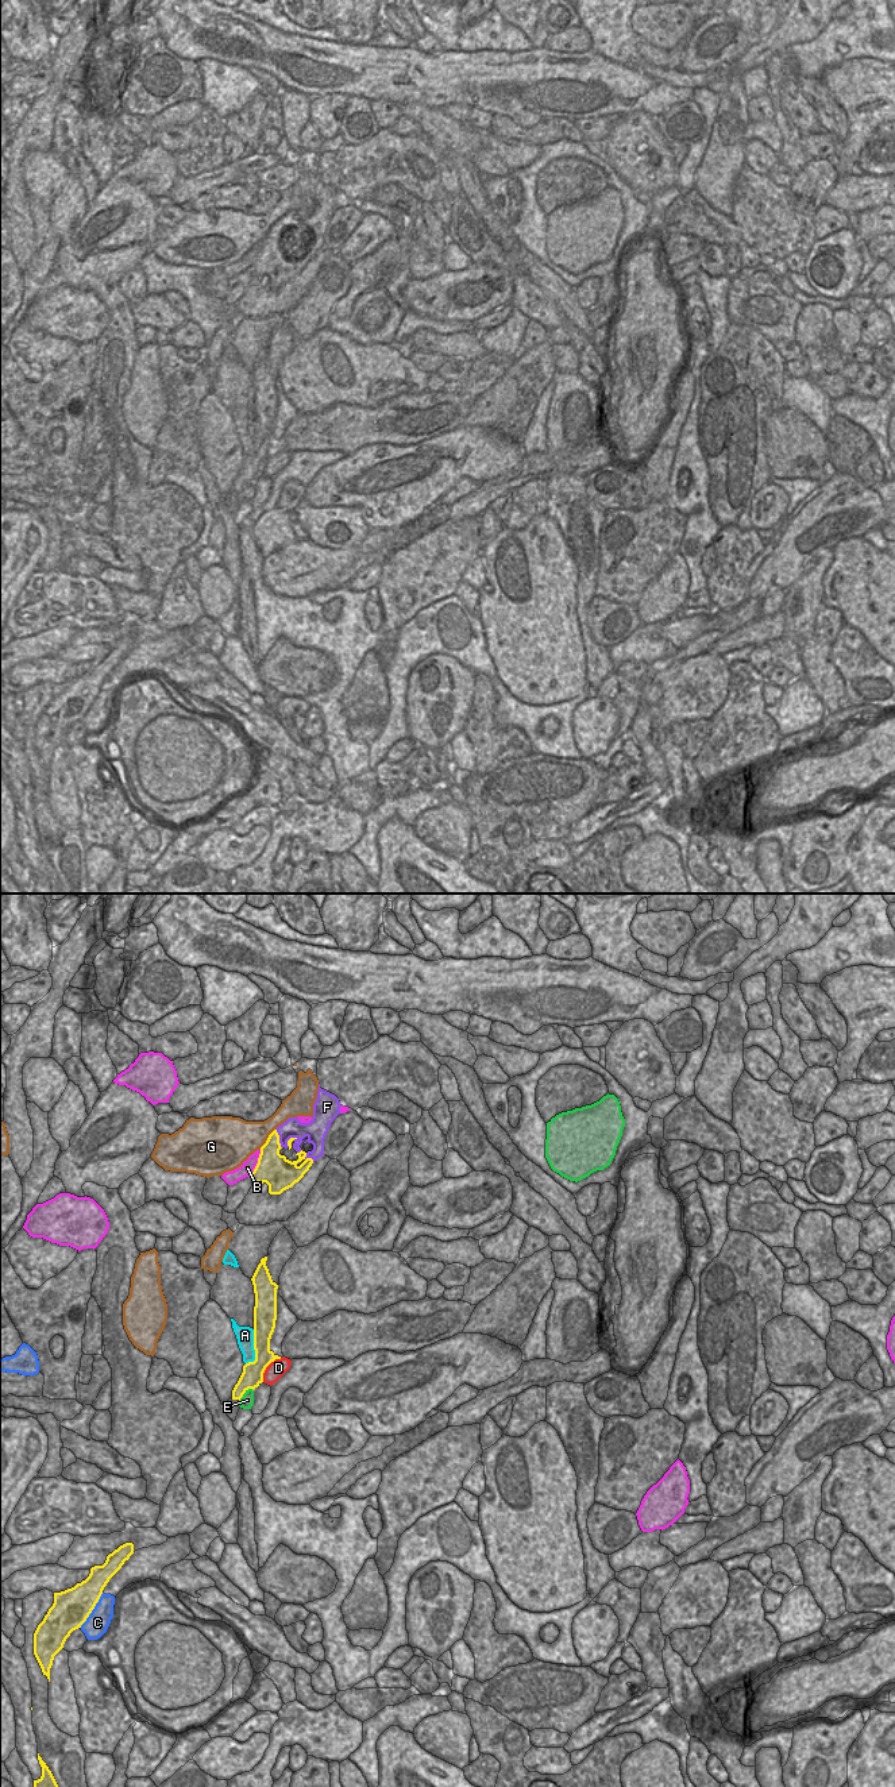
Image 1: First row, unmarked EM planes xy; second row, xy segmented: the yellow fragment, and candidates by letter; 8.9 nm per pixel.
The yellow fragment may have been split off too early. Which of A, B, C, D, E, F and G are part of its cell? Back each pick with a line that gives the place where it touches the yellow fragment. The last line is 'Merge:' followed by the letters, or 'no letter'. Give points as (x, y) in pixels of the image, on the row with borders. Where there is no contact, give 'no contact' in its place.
F: meets yellow in xy at (278, 1138)
Merge: F

